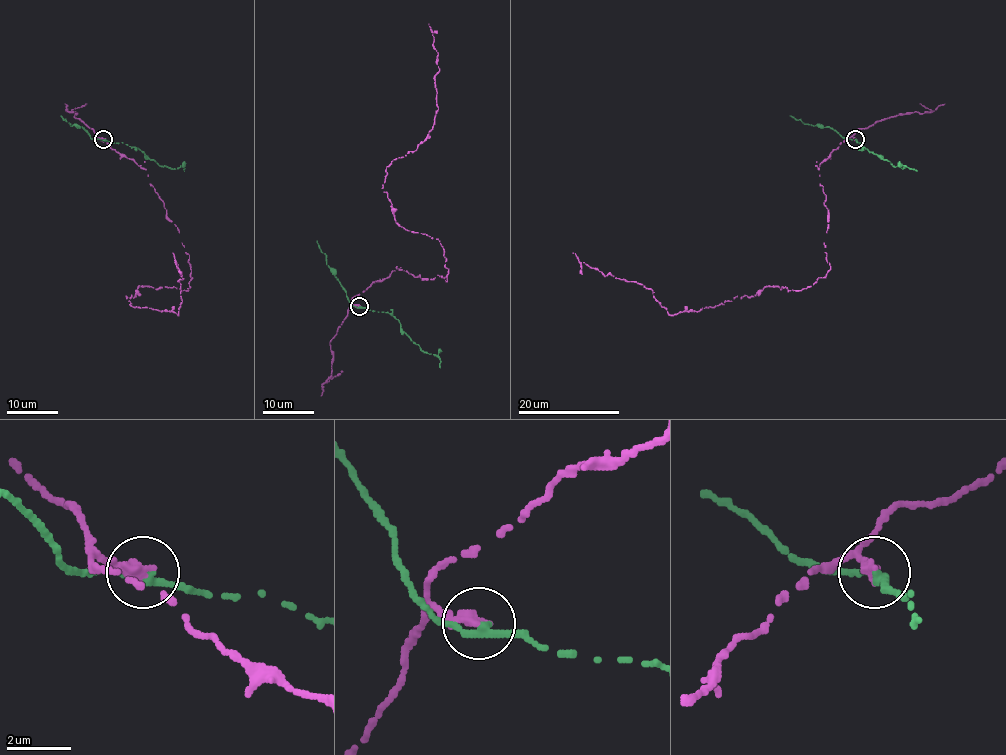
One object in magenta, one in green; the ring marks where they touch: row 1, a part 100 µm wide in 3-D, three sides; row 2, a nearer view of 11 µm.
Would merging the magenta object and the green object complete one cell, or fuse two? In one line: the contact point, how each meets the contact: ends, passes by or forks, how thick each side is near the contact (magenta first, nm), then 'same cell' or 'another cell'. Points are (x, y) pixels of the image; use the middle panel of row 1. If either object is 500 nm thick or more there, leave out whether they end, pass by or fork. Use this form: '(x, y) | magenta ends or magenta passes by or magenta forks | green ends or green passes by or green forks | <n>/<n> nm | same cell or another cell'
(359, 306) | magenta ends | green passes by | 400/280 nm | another cell

